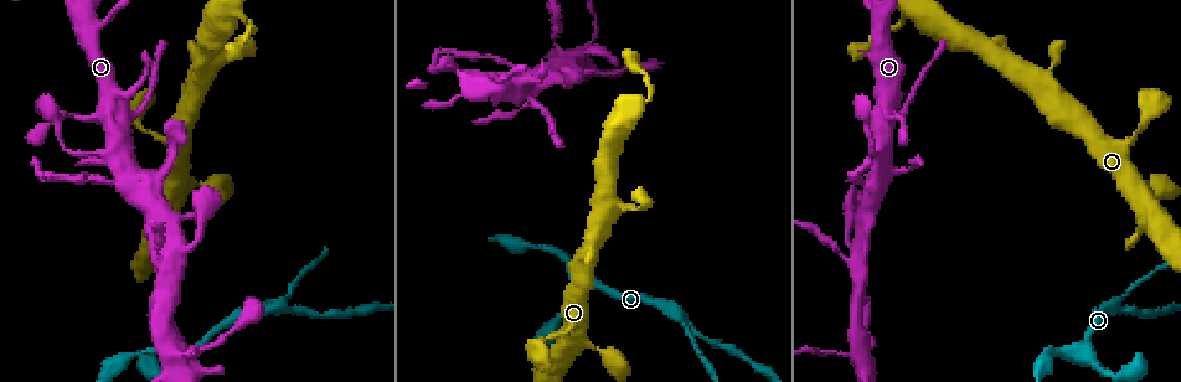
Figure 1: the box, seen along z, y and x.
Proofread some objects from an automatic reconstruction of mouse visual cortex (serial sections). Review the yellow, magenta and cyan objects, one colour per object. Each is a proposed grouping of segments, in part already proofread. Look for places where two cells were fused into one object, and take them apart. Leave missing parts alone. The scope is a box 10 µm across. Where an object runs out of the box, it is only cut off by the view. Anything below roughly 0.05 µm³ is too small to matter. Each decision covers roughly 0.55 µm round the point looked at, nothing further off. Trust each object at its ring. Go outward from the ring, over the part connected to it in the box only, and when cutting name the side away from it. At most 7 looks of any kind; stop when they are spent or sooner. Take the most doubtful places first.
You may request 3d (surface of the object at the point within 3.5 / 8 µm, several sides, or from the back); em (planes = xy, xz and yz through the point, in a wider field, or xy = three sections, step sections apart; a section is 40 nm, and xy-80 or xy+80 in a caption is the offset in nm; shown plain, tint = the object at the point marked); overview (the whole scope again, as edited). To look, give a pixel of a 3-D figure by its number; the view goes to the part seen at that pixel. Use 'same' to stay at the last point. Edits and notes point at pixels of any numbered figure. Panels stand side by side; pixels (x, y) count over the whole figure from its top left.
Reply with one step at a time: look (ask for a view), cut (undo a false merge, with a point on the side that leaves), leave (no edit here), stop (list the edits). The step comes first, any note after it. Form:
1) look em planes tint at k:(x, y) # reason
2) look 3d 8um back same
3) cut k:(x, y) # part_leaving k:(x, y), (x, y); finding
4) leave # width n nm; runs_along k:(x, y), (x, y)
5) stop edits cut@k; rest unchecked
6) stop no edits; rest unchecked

look 3d 3.5um at 1:(678, 316) # three-way junction

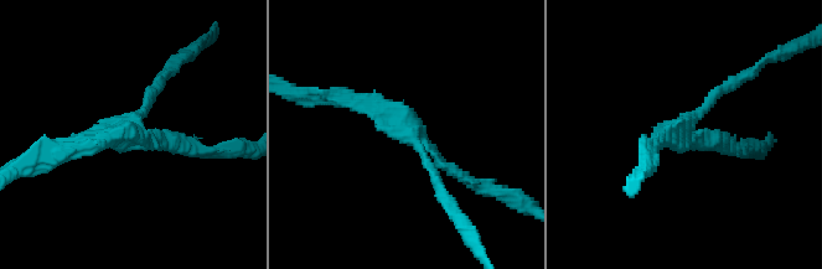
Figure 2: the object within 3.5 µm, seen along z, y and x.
look em xy step 1 tint at 2:(406, 131) # arms 3; arm_widths 150, 150, 200 nm; need the tissue

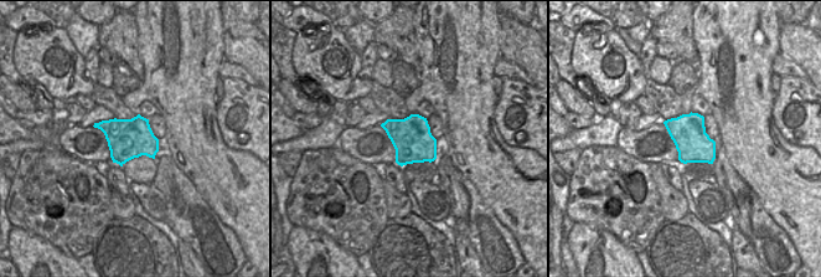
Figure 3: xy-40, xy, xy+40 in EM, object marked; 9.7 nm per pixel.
leave # runs_along 2:(331, 97), (370, 101), (465, 176); all the same cell

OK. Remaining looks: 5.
look 3d 3.5um at 1:(177, 249)

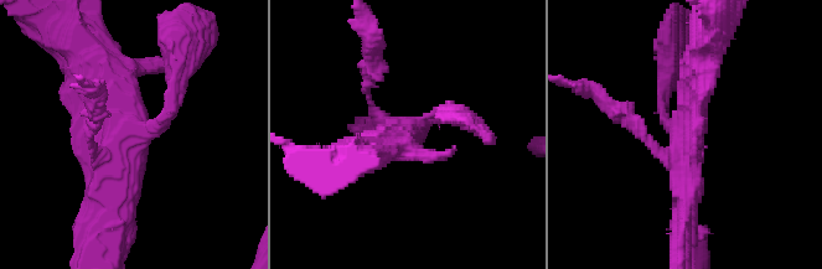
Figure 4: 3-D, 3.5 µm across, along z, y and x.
look em xy step 3 tint at 4:(123, 130) # need the tissue

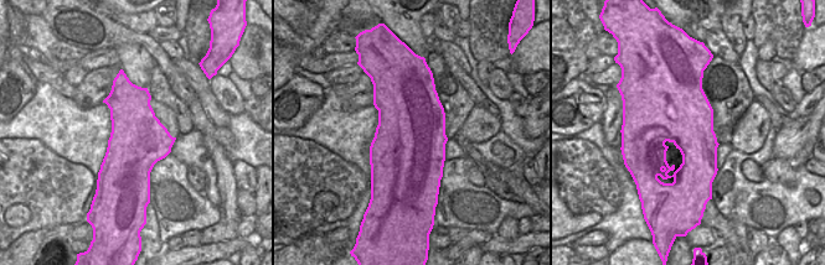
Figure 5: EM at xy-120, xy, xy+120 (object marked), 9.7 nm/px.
leave # runs_along 4:(703, 56), (687, 125), (687, 208); all the same cell

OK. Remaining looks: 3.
look 3d 3.5um at 1:(179, 356) # four or more arms meet

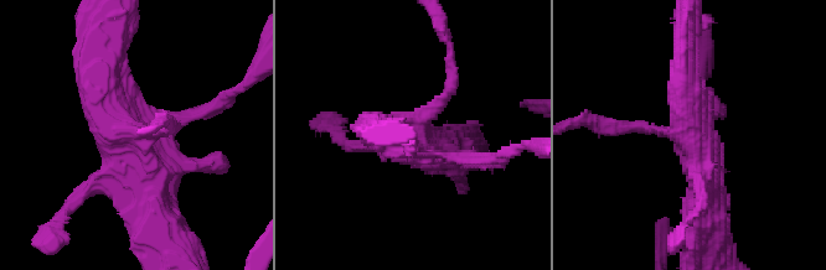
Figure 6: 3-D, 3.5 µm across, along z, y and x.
look em xy step 2 tint at 6:(419, 145)

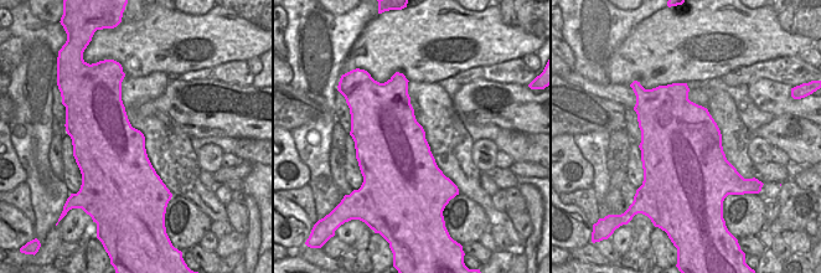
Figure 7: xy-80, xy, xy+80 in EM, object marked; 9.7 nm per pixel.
leave # width 700 nm; runs_along 6:(96, 74), (149, 165), (199, 165); one cell here

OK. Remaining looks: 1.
stop no edits; rest unchecked

